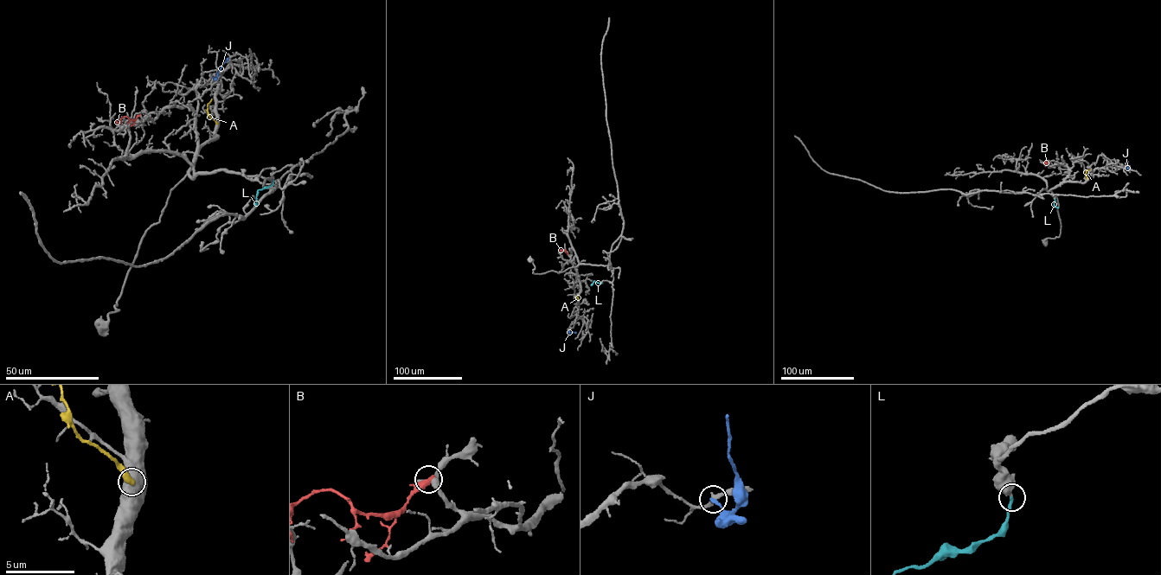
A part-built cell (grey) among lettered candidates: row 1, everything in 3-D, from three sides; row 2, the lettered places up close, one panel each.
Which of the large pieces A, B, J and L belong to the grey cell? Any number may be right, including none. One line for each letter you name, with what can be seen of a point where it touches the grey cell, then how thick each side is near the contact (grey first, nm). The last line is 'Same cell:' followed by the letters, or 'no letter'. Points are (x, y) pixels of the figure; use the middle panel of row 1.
L: meets grey at (601, 283); 420 nm thick on the grey side, 240 nm on the other
Same cell: L

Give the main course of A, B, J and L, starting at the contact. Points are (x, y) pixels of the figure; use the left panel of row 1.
A: (217, 124), (208, 111), (208, 104), (212, 99)
B: (139, 115), (135, 119), (123, 117), (118, 123), (115, 121)
J: (213, 76), (217, 76), (228, 58)
L: (273, 180), (271, 185), (257, 190), (257, 203), (254, 202)

